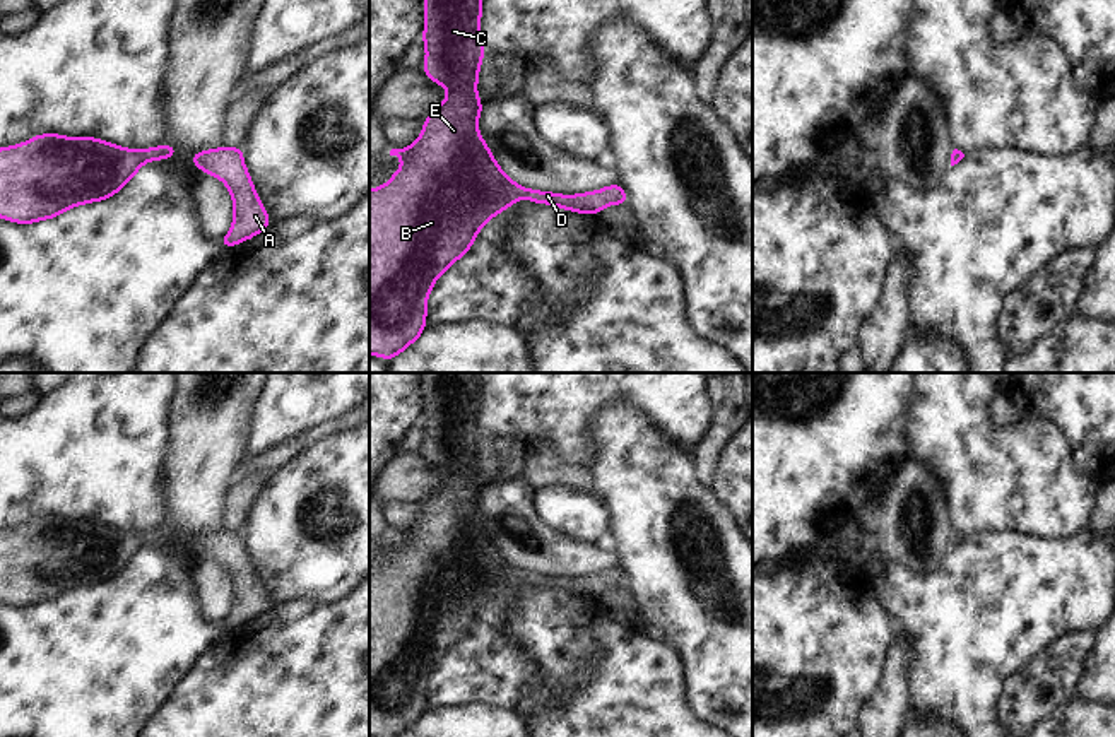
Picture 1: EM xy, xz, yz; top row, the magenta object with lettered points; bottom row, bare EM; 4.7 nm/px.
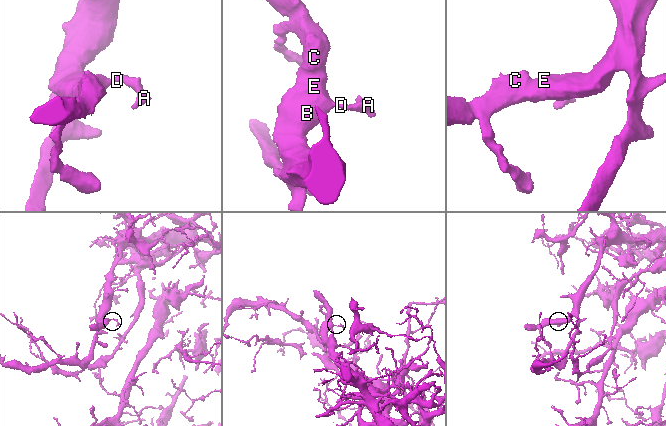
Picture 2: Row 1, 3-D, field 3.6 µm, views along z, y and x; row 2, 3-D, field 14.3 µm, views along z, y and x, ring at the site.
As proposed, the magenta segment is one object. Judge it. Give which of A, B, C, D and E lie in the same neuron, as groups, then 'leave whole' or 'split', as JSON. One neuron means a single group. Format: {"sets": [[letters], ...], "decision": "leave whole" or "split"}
{"sets": [["A", "B", "C", "D", "E"]], "decision": "leave whole"}

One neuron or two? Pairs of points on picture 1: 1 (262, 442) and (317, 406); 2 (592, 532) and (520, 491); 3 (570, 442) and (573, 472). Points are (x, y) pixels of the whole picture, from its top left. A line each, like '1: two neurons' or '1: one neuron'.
1: one neuron
2: two neurons
3: two neurons

